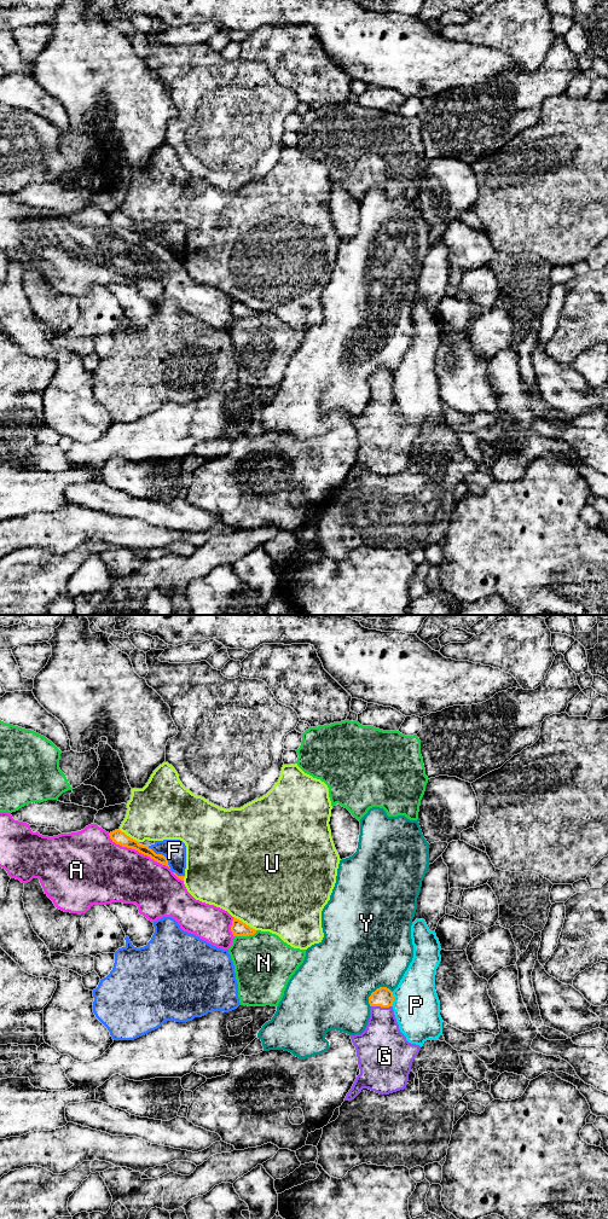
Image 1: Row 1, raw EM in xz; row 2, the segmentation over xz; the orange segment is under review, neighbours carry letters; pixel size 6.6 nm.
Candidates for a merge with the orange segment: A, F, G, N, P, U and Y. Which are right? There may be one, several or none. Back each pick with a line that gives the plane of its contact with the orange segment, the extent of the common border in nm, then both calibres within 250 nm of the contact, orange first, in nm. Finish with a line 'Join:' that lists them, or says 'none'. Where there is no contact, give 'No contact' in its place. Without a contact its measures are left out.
G: Touches orange in xz. Shared border 140 nm. Thickness 130 nm (orange) against 300 nm
Join: G

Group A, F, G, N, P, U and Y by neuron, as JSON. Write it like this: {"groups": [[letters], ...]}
{"groups": [["A"], ["F"], ["G"], ["N"], ["P"], ["U"], ["Y"]]}

